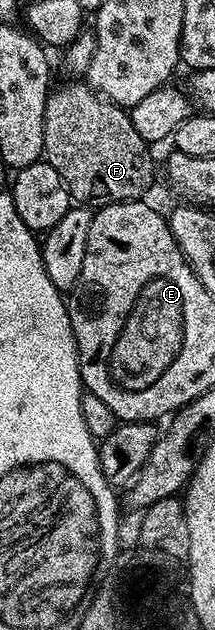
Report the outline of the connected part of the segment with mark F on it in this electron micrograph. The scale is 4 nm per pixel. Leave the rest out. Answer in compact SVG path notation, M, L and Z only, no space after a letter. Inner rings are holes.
M70 82L74 83L59 91L58 88L51 90L46 97L42 146L45 162L62 175L75 204L90 205L93 199L111 203L141 200L145 196L142 194L154 183L151 144L136 133L127 108L111 103L89 82Z

